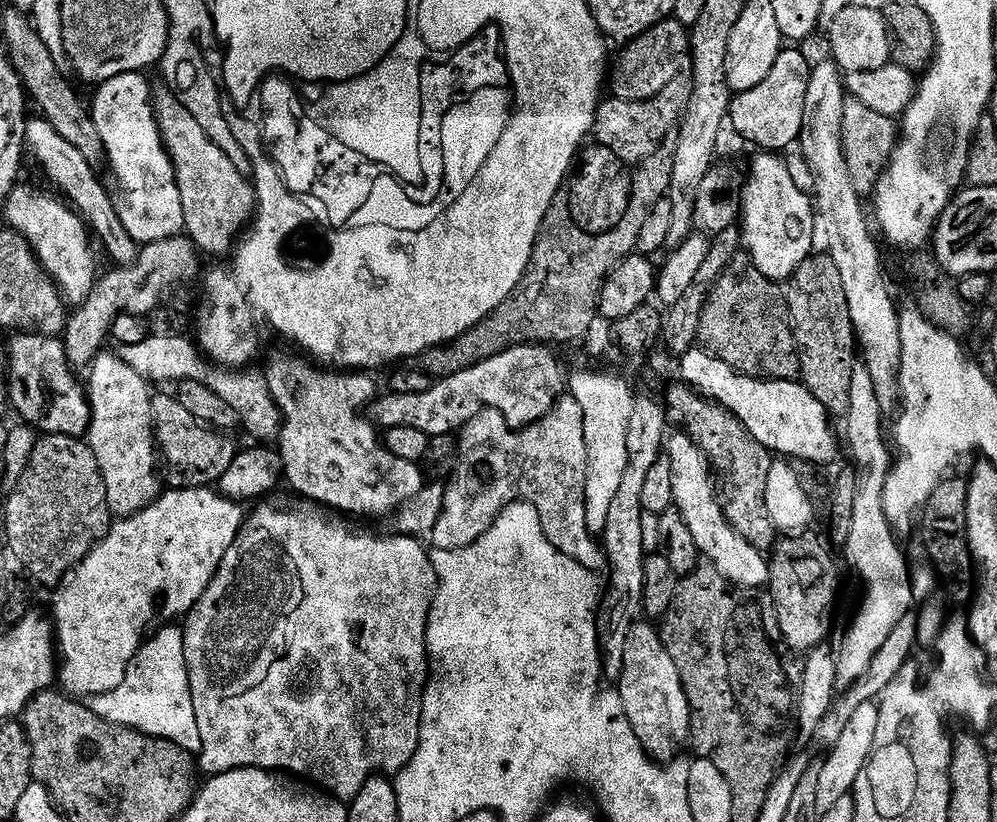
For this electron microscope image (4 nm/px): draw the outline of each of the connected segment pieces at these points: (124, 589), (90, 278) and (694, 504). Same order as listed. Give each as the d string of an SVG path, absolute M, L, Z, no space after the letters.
M176 486L173 492L165 491L141 512L117 519L107 538L55 589L50 616L62 657L58 664L59 687L73 698L91 698L122 686L156 615L161 612L168 622L175 621L172 620L175 616L187 617L215 578L220 563L226 558L226 550L235 542L245 519L245 509L219 491L211 487L183 486Z
M17 186L2 205L2 212L8 219L7 227L20 232L28 240L44 272L62 289L67 303L79 306L92 293L98 279L96 252L92 249L94 240L88 225L84 223L84 217L69 207L59 195L56 196L40 188Z
M687 431L674 432L666 440L666 458L670 461L670 475L674 485L672 503L682 514L682 518L686 518L686 526L690 526L690 534L694 534L696 549L705 561L716 567L718 574L722 574L722 578L726 578L729 584L741 590L760 588L763 584L765 587L770 580L770 564L765 553L750 546L750 542L746 542L746 538L742 538L742 534L738 534L738 530L734 530L734 526L726 518L703 450L689 438Z

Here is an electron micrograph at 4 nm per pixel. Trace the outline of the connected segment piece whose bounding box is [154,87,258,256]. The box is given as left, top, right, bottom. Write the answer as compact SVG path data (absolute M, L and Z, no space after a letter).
M171 87L164 88L161 92L159 89L155 93L154 103L156 105L156 121L176 171L178 194L182 194L184 232L188 239L196 243L201 253L208 255L209 252L212 256L220 256L223 252L231 253L238 237L256 215L258 201L253 181L245 173L240 172L238 166L234 166L234 162L230 162L230 158L226 158L222 149L214 146L214 142L206 134L206 130L202 130L202 126L198 126L198 118L194 118L194 114L190 114L190 110L186 110L186 106Z

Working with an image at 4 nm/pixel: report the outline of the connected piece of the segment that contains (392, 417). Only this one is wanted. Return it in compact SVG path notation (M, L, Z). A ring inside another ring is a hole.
M517 344L483 360L462 374L437 380L426 394L398 394L389 391L388 396L377 395L368 405L366 415L377 429L387 430L394 426L410 426L422 430L430 438L459 433L468 420L482 409L491 410L514 429L528 428L537 424L560 401L566 392L566 372L556 361L551 347L539 344Z

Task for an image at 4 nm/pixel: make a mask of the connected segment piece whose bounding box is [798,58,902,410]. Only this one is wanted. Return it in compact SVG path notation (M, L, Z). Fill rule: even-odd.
M825 58L825 60L820 63L816 62L812 67L810 83L806 88L805 113L802 114L802 130L800 131L800 139L798 141L798 149L800 148L801 154L804 155L805 162L808 163L809 170L812 171L813 178L816 179L816 192L814 191L814 207L816 209L816 215L818 217L818 224L819 224L819 227L822 229L823 239L824 239L824 236L826 239L828 239L828 248L826 248L826 254L834 262L834 266L838 266L838 274L842 278L842 290L846 290L846 306L850 306L850 318L852 319L852 325L854 326L854 330L856 331L856 342L857 342L857 345L859 345L859 347L862 349L862 363L864 365L866 365L868 367L868 369L870 370L870 378L874 378L874 390L878 390L878 402L880 403L881 408L883 408L885 410L892 410L897 407L898 401L901 397L901 394L900 394L900 359L902 358L902 338L900 337L900 312L898 311L898 307L896 308L895 302L892 301L892 292L890 289L888 289L887 278L884 277L884 260L882 257L880 257L879 246L876 245L877 237L874 235L874 232L873 232L874 237L872 237L872 232L870 229L868 229L868 220L866 217L864 217L863 206L860 205L860 204L863 204L862 197L860 197L858 195L858 193L856 193L856 191L854 190L854 182L850 182L850 170L846 166L846 158L844 157L844 147L842 146L842 117L845 114L845 102L847 99L848 99L848 95L847 95L846 84L844 81L844 76L843 76L843 73L840 71L840 68L837 67L837 65L835 64L835 61L830 58Z

